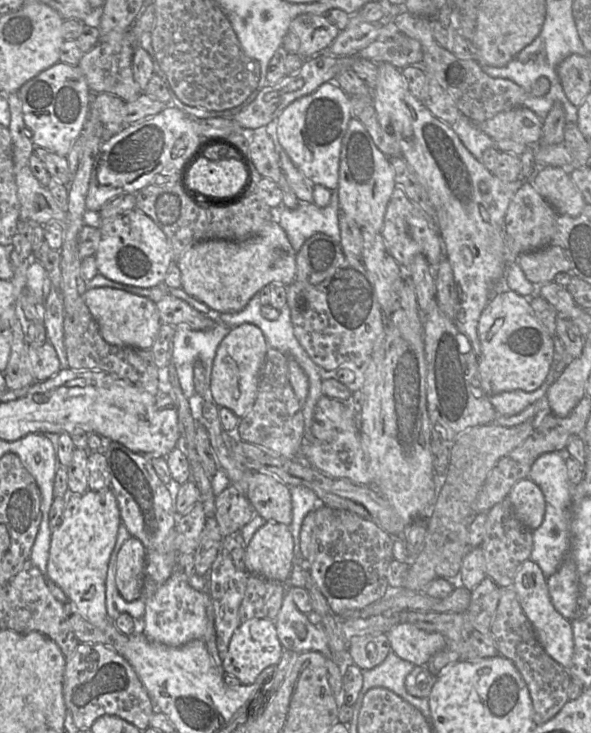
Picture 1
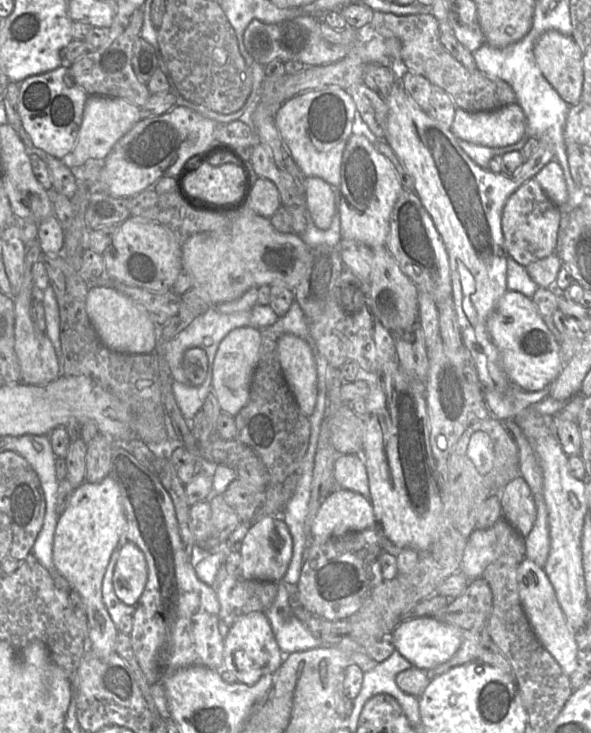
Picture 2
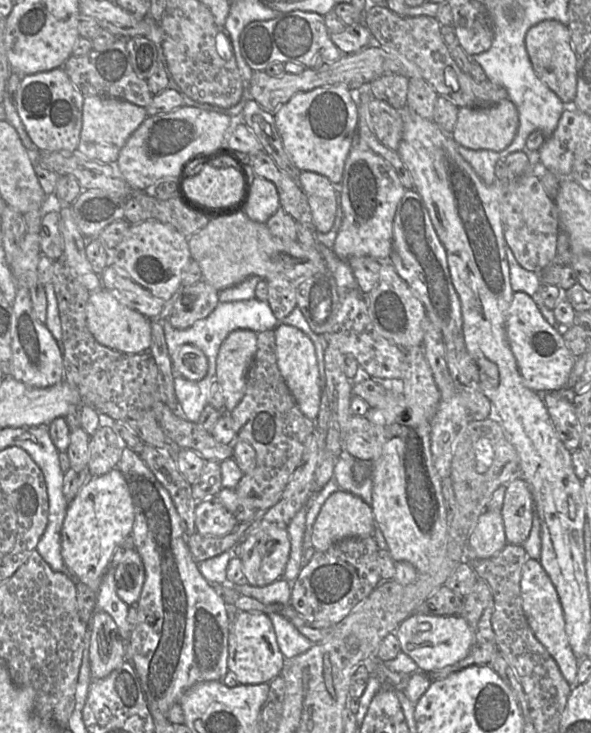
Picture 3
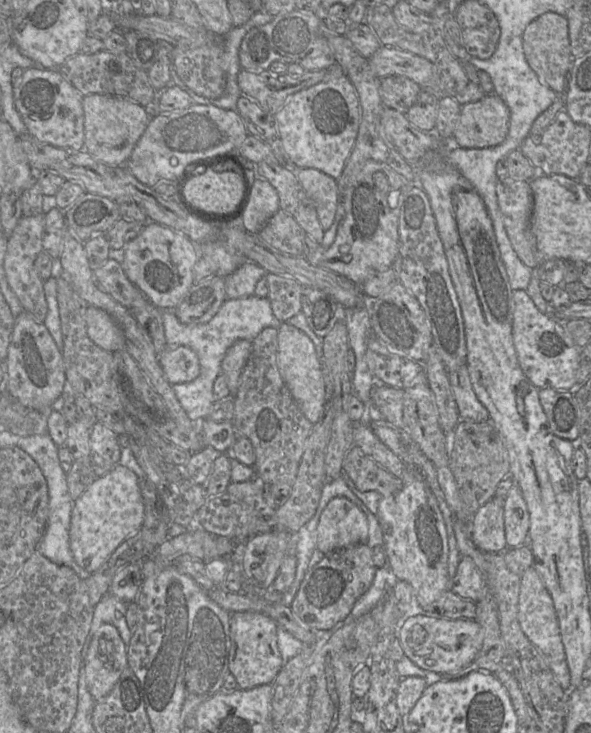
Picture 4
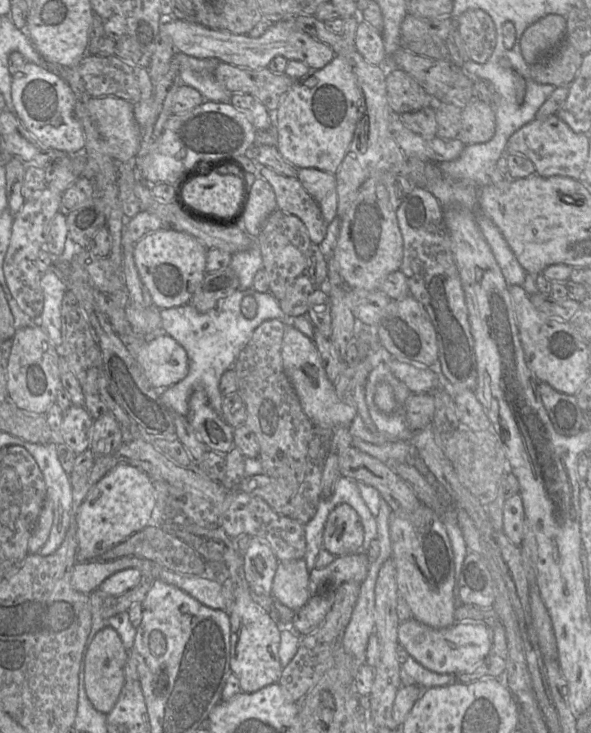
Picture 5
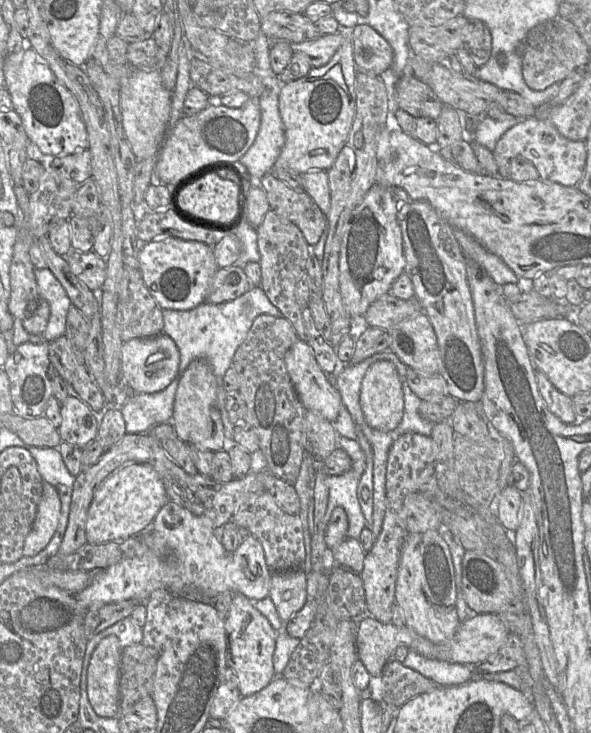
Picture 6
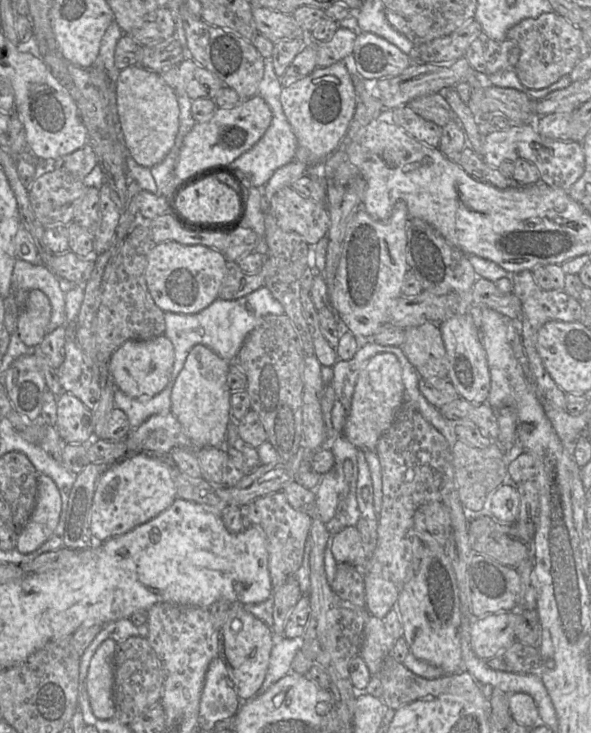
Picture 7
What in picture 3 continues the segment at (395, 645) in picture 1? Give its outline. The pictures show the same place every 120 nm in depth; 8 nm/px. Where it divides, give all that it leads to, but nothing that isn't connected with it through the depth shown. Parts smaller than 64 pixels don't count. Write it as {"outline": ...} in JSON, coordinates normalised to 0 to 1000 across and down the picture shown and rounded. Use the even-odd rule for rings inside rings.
{"outline":[[[699,836],[675,853],[668,865],[679,888],[717,918],[729,918],[780,902],[794,892],[799,879],[797,857],[778,839],[724,840]]]}

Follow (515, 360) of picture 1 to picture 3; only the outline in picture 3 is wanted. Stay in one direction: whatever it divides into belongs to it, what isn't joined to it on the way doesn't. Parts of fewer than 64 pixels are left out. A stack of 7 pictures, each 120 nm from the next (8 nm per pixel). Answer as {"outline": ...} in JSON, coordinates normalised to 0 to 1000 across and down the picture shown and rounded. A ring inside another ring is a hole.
{"outline":[[[870,398],[854,447],[876,505],[895,531],[907,536],[926,536],[958,528],[973,487],[958,473],[949,454],[919,434],[900,405],[887,398]]]}

